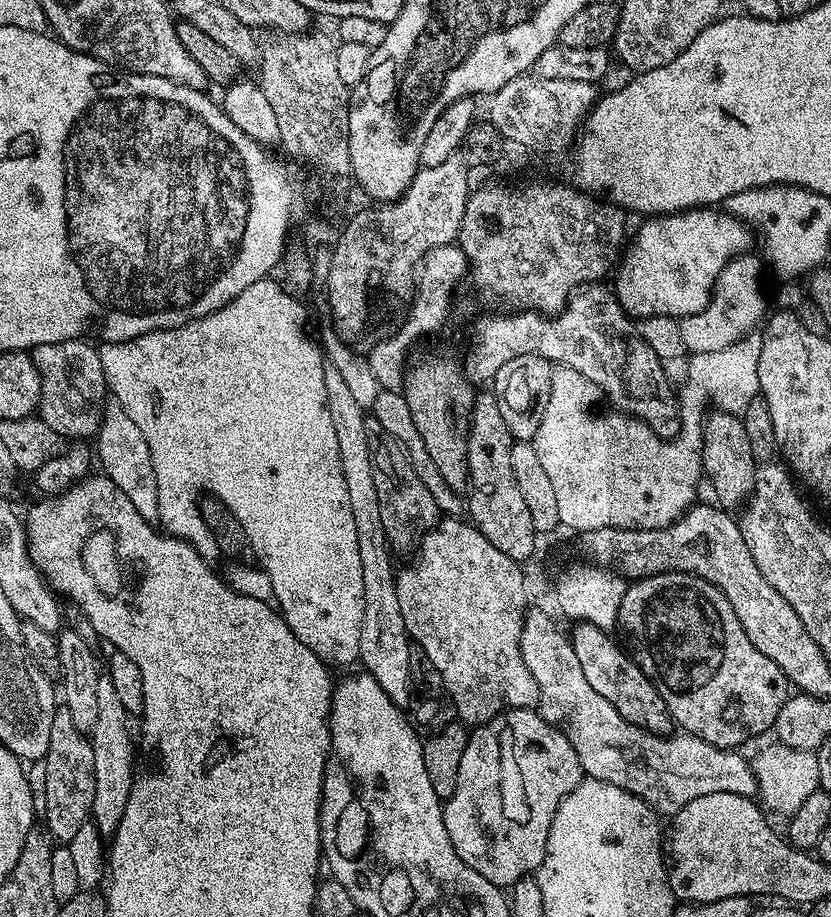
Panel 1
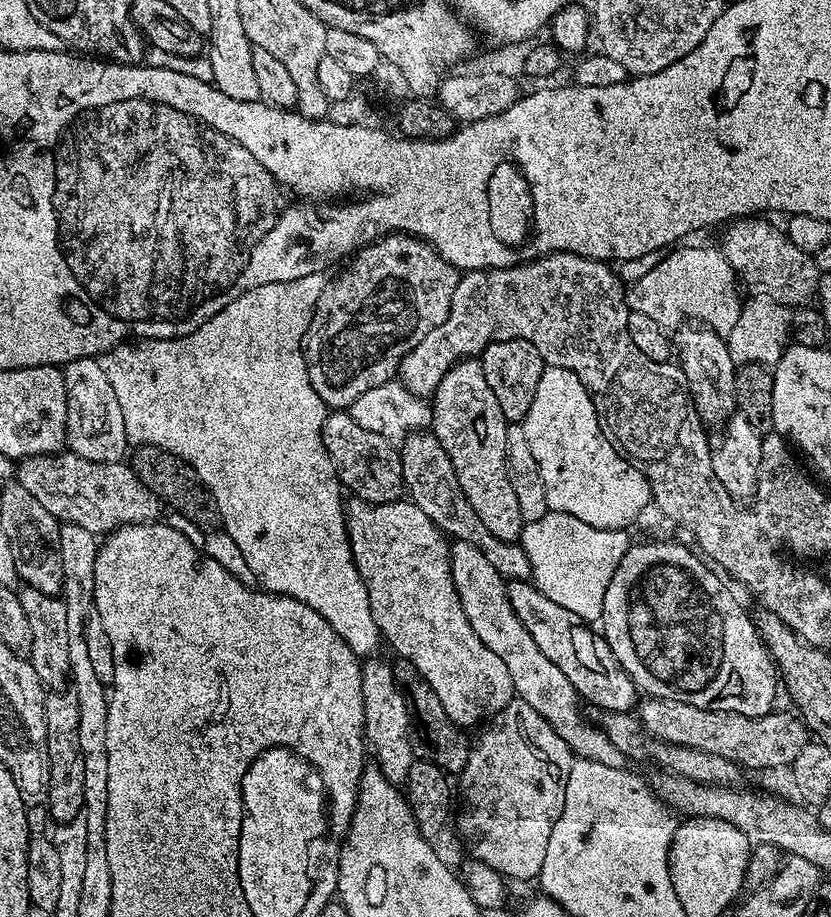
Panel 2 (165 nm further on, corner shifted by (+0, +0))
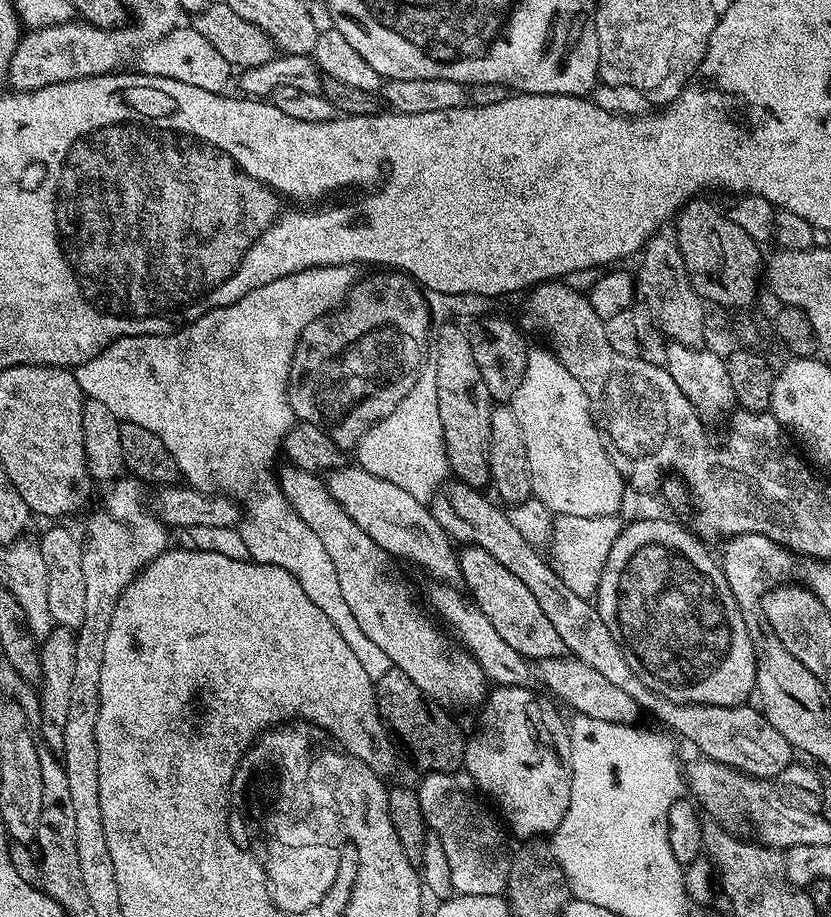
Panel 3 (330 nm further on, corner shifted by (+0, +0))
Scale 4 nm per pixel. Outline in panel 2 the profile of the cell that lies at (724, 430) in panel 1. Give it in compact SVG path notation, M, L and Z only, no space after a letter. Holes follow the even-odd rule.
M699 322L681 324L675 335L677 335L674 336L675 343L677 345L680 343L678 367L682 370L701 424L705 426L727 424L728 417L736 412L734 378L738 367L730 358L727 339Z

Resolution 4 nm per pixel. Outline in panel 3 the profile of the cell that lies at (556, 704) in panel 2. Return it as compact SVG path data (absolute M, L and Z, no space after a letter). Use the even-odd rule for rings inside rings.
M359 466L332 469L327 473L326 483L334 502L338 502L338 506L342 506L352 521L363 532L370 534L389 557L405 556L410 563L429 572L436 582L460 580L460 557L454 541L446 530L442 530L442 526L438 526L427 503L406 494L402 486L394 486L394 482L386 482L386 478L378 478Z

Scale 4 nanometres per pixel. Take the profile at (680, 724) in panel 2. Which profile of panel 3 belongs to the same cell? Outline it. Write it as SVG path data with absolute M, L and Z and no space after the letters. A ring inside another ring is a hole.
M571 655L551 656L541 660L535 665L534 672L557 701L565 700L570 707L576 708L572 710L581 716L598 718L615 724L636 724L639 716L642 716L642 710L634 702L634 698L626 694L626 690L618 690L618 686L614 686L614 682L610 682L609 679L602 678L598 670L590 670L590 666L586 666Z

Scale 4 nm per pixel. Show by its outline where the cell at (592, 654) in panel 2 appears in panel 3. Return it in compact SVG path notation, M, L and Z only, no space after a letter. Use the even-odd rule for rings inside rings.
M471 546L461 547L458 555L460 580L463 585L465 583L468 586L467 595L472 603L477 604L482 610L482 614L490 618L490 626L498 630L502 642L514 646L514 650L518 650L520 656L532 662L565 655L566 649L562 638L558 638L558 630L550 626L550 618L542 614L542 606L538 606L534 594L530 594L524 583L514 574L510 574L510 570L506 570L506 566L498 562L498 558L486 554L486 550Z

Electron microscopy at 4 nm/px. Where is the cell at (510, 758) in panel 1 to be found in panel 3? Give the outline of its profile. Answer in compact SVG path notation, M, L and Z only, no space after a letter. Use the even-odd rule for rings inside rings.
M528 686L493 687L479 709L480 725L464 745L463 771L472 777L477 789L489 801L492 799L500 807L499 815L508 819L507 827L510 832L512 827L513 834L519 838L547 837L562 822L570 804L572 763L566 720L556 713L557 705L547 695L539 696L532 690Z

